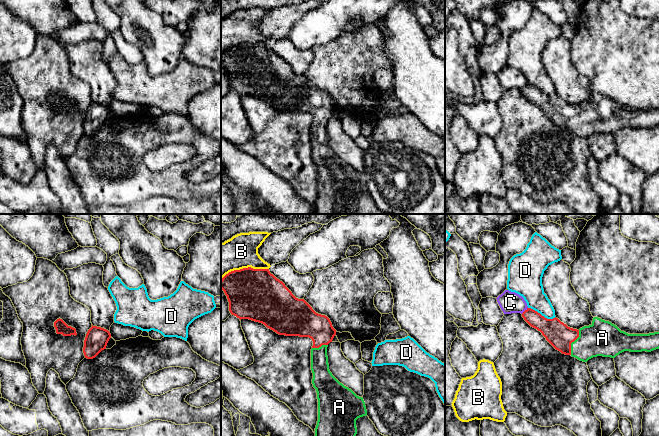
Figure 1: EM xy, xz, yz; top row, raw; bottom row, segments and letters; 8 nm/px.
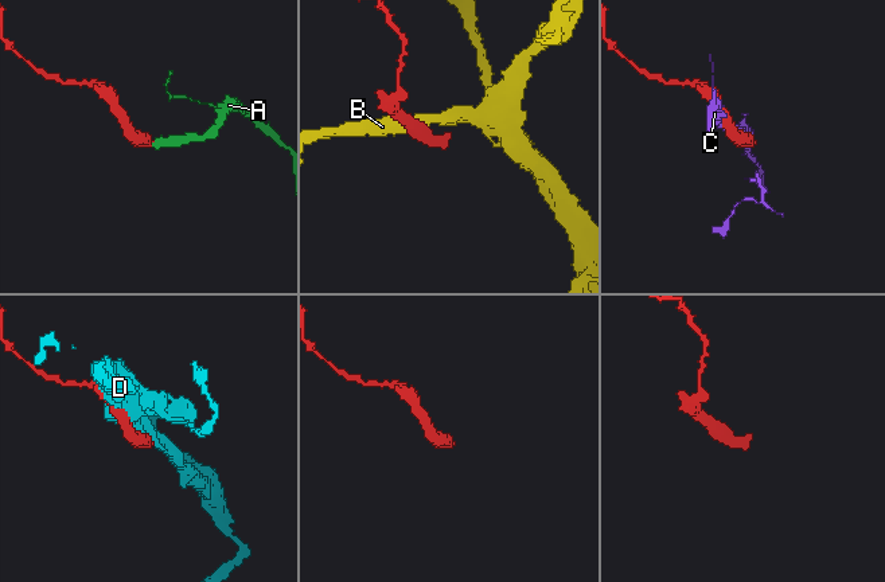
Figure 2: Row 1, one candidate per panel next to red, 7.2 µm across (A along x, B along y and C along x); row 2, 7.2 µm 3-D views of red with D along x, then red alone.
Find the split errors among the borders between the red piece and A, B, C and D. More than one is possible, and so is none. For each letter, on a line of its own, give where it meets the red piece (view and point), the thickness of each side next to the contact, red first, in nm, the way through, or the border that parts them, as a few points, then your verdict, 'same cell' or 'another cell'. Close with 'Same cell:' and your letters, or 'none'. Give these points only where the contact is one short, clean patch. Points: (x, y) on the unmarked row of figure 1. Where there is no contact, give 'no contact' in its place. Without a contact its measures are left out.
A: contact yz (572, 117); calibres 200 and 280 nm; way yz (559, 111), (572, 117), (592, 117), (602, 114); same cell
B: contact xz (244, 44); calibres 420 and 280 nm; another cell
C: contact yz (525, 86); calibres 160 and 180 nm; another cell
D: contact yz (541, 91); calibres 200 and 200 nm; another cell
Same cell: A

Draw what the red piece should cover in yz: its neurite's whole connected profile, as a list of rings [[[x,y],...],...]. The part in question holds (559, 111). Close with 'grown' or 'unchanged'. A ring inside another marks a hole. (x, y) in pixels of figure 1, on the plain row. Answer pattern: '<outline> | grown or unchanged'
[[[527,84],[523,89],[524,96],[533,104],[542,109],[546,116],[558,127],[565,131],[571,131],[580,137],[587,138],[597,132],[615,134],[624,127],[651,128],[659,125],[659,108],[649,110],[628,110],[621,107],[609,97],[594,93],[592,100],[579,106],[568,103],[558,94],[547,95],[537,87]]] | grown

